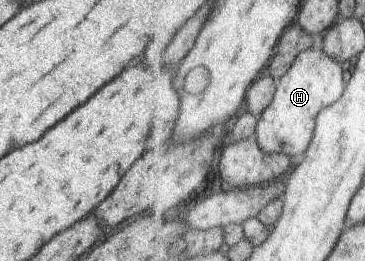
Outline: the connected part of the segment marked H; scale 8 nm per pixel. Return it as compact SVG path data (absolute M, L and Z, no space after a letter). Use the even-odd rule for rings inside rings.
M324 49L304 51L293 67L280 78L273 103L262 113L257 135L259 146L269 154L306 155L317 129L317 118L325 108L336 104L345 95L346 64L327 55Z

